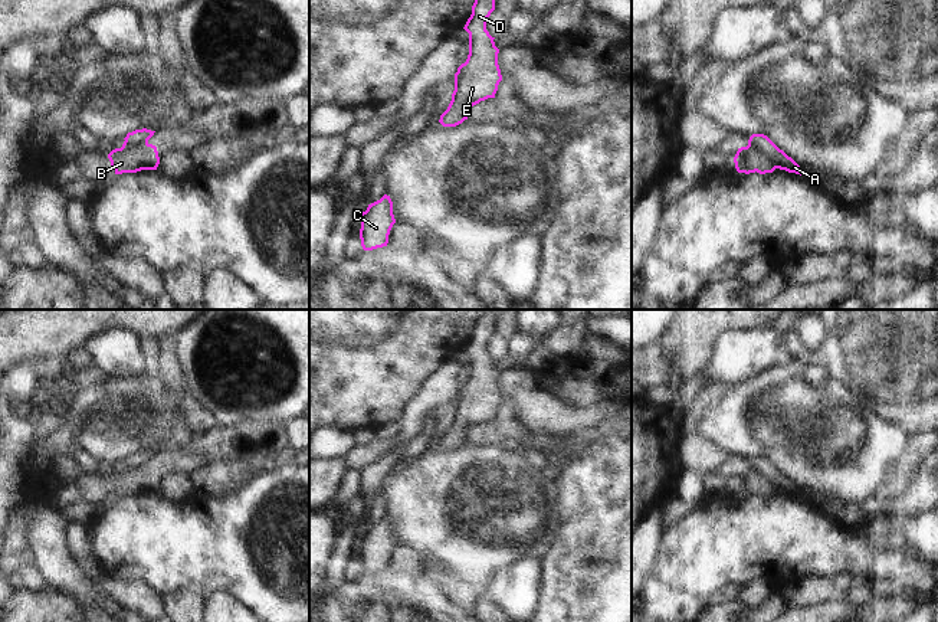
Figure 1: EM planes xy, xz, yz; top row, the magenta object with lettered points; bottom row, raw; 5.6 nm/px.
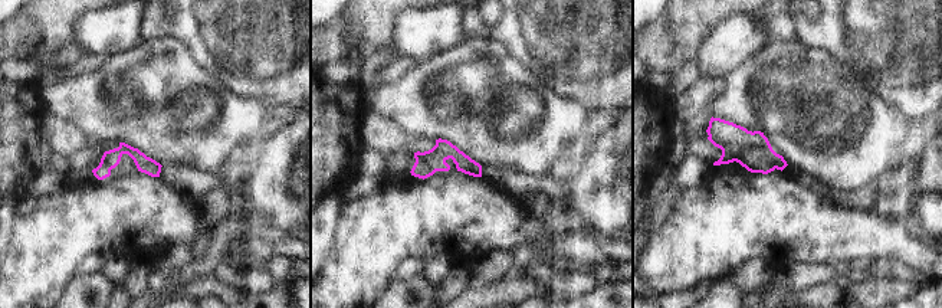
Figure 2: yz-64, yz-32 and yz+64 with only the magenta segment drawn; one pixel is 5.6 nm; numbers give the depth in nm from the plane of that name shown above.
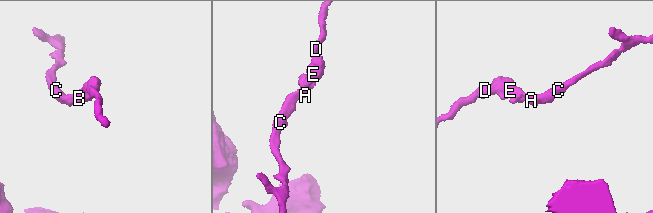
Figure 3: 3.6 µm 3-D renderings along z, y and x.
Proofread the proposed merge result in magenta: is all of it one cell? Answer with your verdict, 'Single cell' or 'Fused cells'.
Single cell.

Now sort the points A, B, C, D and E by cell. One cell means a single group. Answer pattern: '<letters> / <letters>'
A B C D E

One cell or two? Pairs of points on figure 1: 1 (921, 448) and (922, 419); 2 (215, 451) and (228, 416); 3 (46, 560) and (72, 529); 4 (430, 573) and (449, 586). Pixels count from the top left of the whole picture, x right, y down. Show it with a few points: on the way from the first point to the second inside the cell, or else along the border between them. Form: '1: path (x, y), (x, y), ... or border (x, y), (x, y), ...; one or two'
1: border (922, 431), (909, 436); two
2: border (258, 419), (217, 425); two
3: border (66, 523), (66, 550), (79, 568); two
4: path (435, 575), (445, 582); one

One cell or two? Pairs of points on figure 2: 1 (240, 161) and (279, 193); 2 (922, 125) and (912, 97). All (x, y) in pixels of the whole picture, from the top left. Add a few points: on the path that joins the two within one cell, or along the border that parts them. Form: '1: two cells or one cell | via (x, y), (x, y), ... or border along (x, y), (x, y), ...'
1: two cells | border along (265, 140), (261, 146), (256, 166), (245, 179)
2: two cells | border along (926, 114), (908, 123)

